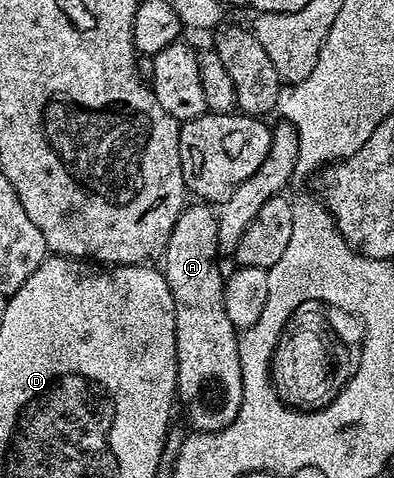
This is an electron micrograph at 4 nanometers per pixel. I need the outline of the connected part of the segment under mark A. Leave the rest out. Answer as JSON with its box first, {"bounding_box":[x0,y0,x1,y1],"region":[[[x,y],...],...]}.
{"bounding_box":[163,202,243,432],"region":[[[205,202],[190,203],[179,214],[163,253],[163,277],[175,310],[177,394],[193,432],[218,432],[239,414],[243,376],[239,366],[238,329],[231,326],[223,306],[225,276],[217,265],[217,217]]]}

